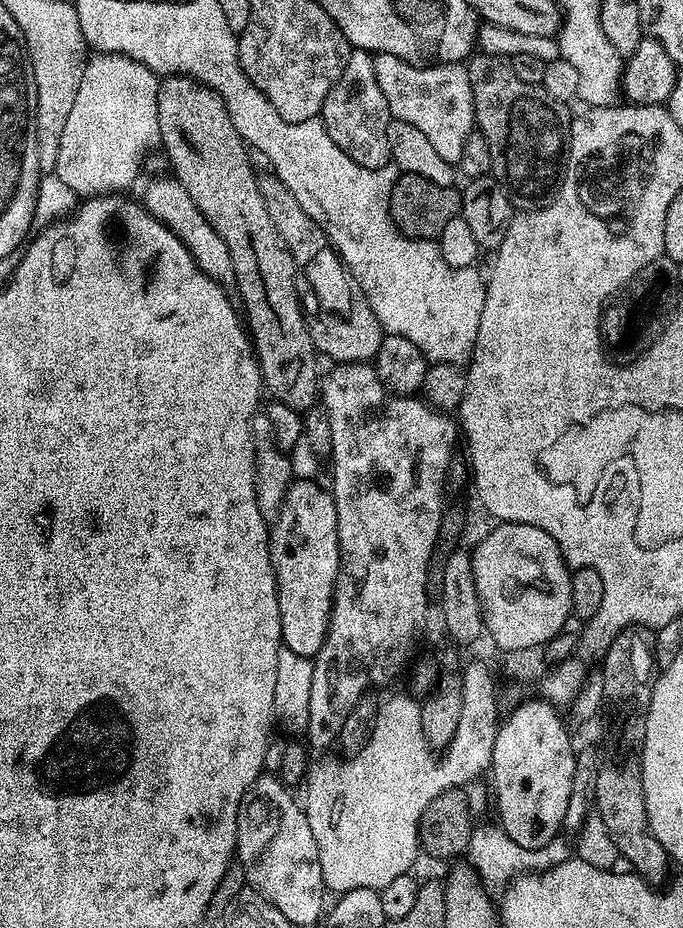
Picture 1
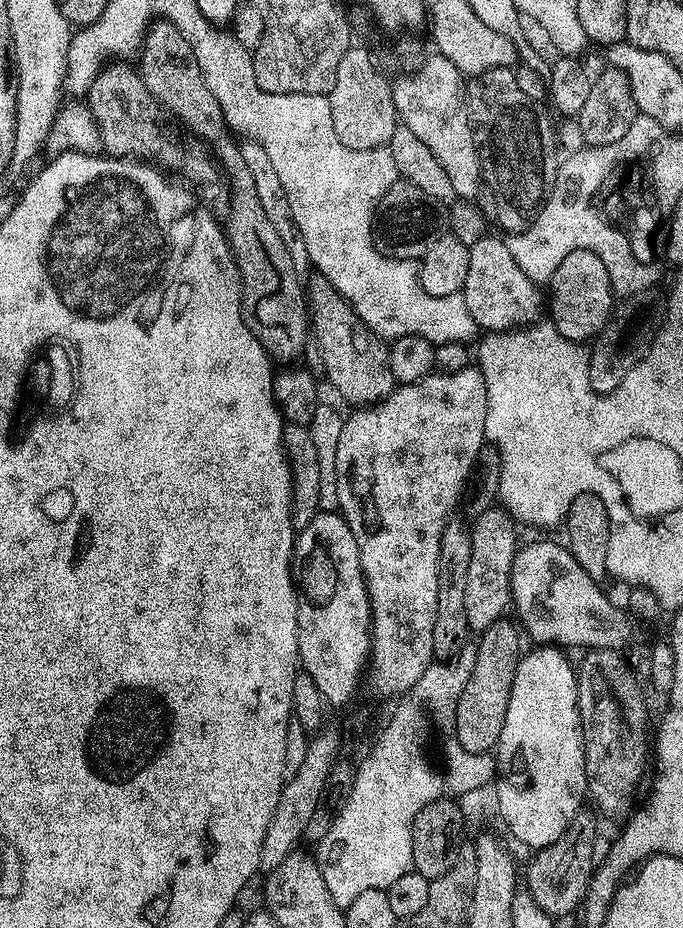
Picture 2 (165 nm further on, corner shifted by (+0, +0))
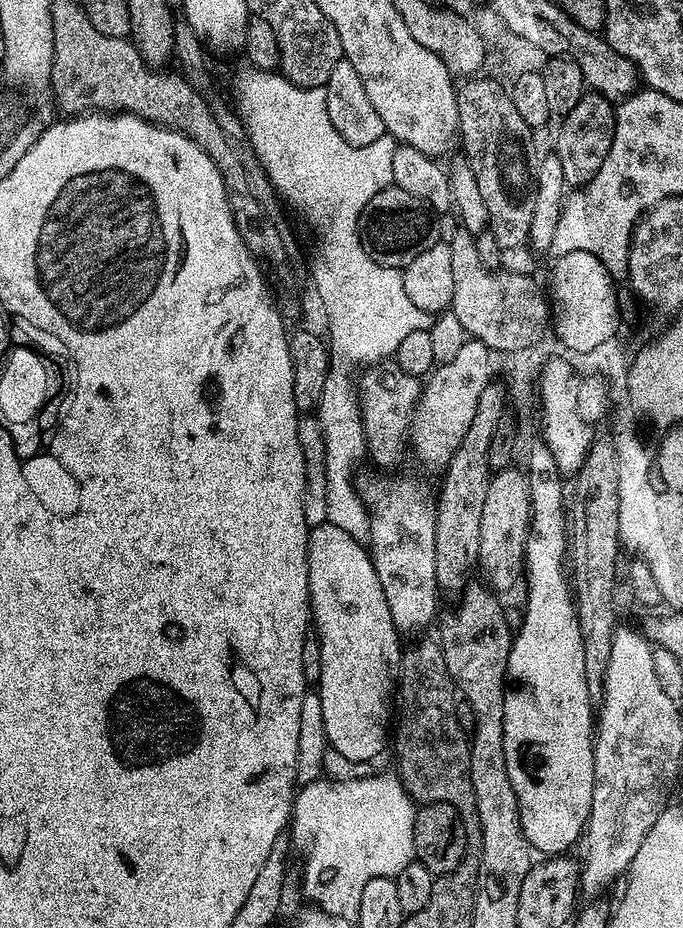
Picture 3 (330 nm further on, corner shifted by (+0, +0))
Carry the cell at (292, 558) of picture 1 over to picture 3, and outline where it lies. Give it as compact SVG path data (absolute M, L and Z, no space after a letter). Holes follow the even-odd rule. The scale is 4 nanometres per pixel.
M319 524L308 533L307 549L310 620L313 625L321 623L314 636L328 639L332 648L352 647L337 660L329 659L324 672L324 701L320 705L328 746L350 762L366 762L386 750L381 741L387 693L400 667L400 660L390 653L401 647L402 636L394 626L369 549L357 537L333 524ZM380 643L388 654L380 656Z

